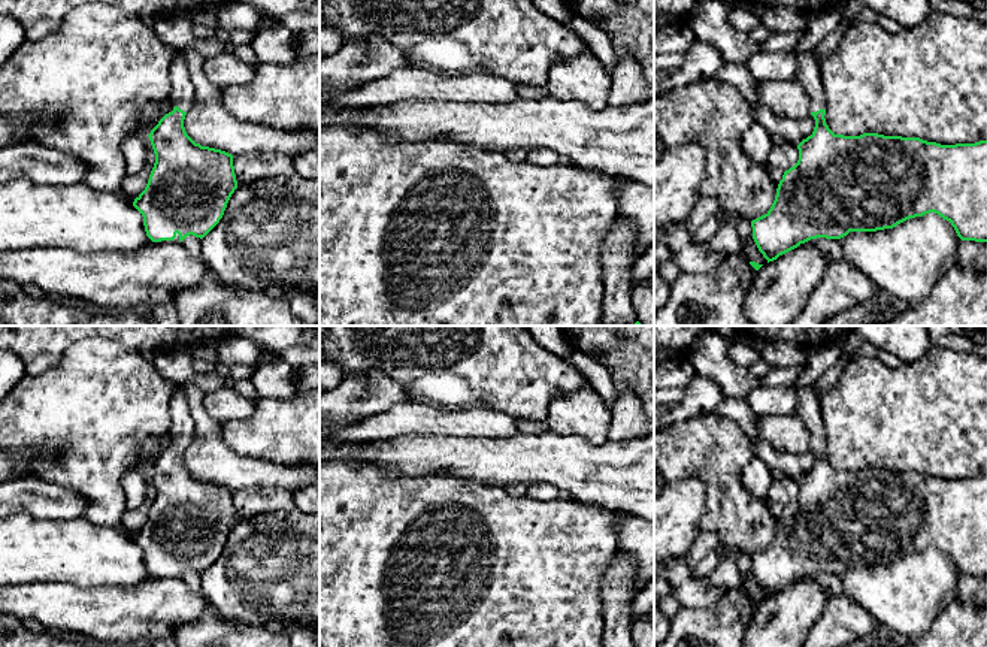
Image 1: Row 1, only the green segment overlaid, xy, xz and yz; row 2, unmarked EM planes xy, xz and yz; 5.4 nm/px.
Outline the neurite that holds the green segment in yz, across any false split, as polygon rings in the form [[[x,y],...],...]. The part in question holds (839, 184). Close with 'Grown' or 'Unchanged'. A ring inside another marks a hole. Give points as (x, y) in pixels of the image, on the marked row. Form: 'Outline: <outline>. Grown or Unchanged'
Outline: [[[793,52],[796,81],[809,96],[815,127],[797,145],[799,160],[784,172],[770,209],[751,221],[753,239],[768,263],[811,239],[893,229],[930,212],[950,221],[962,241],[987,242],[987,140],[941,145],[878,133],[835,134],[826,124],[824,87],[814,54]]]. Grown

